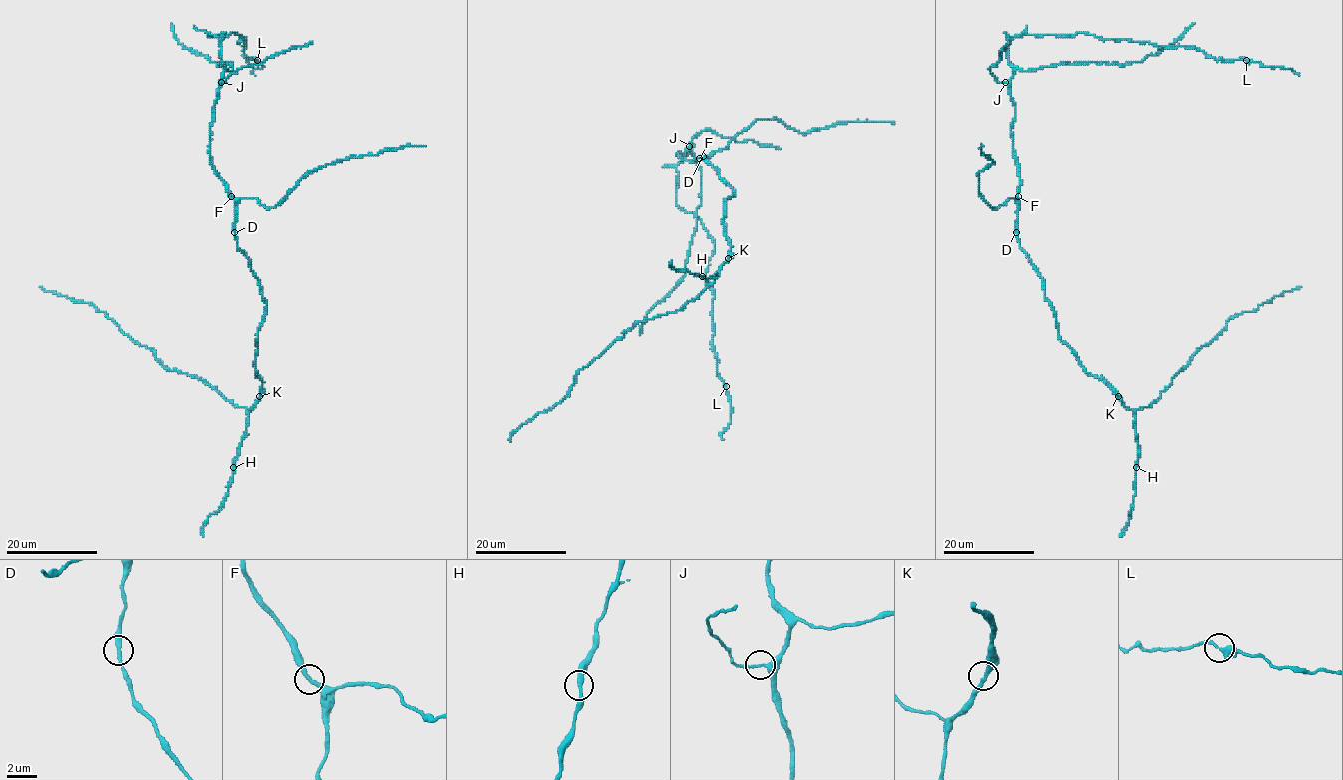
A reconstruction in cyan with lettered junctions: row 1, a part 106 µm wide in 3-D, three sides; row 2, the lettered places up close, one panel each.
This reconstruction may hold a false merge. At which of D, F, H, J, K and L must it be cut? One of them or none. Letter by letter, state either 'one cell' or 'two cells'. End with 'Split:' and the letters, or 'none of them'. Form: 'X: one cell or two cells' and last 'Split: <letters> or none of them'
D: one cell
F: one cell
H: one cell
J: one cell
K: one cell
L: one cell
Split: none of them

